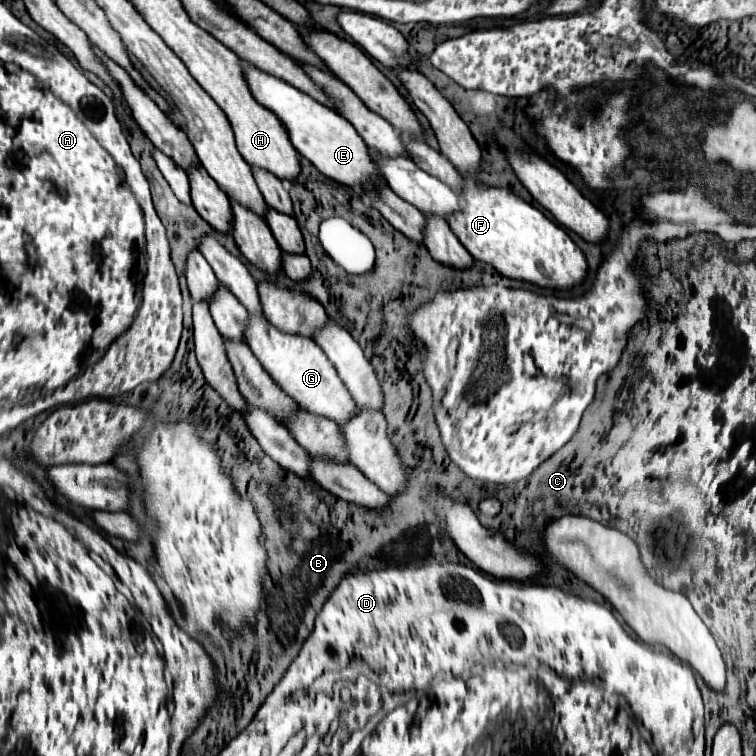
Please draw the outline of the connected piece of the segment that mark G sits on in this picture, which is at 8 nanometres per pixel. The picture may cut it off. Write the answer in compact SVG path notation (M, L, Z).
M256 315L248 317L246 339L266 373L278 383L278 387L282 387L282 391L286 391L286 395L290 395L296 403L302 403L306 411L314 411L314 415L322 415L340 427L356 415L358 409L352 395L346 391L346 385L340 381L334 365L312 339L282 333L266 317Z

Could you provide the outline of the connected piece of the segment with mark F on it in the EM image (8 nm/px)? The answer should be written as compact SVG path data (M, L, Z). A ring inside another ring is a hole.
M466 179L464 189L460 191L458 197L460 197L460 203L462 203L462 211L458 211L456 215L450 217L450 229L460 239L460 243L466 247L466 251L470 251L470 255L474 259L490 265L498 275L514 279L514 281L524 281L524 283L530 283L530 285L538 285L542 289L554 289L554 287L572 289L572 287L576 287L584 281L588 263L586 263L584 253L568 237L568 233L560 225L556 225L554 221L544 217L530 203L526 203L524 199L514 195L510 189L490 187L490 185L484 185L484 183L478 185L476 181Z

